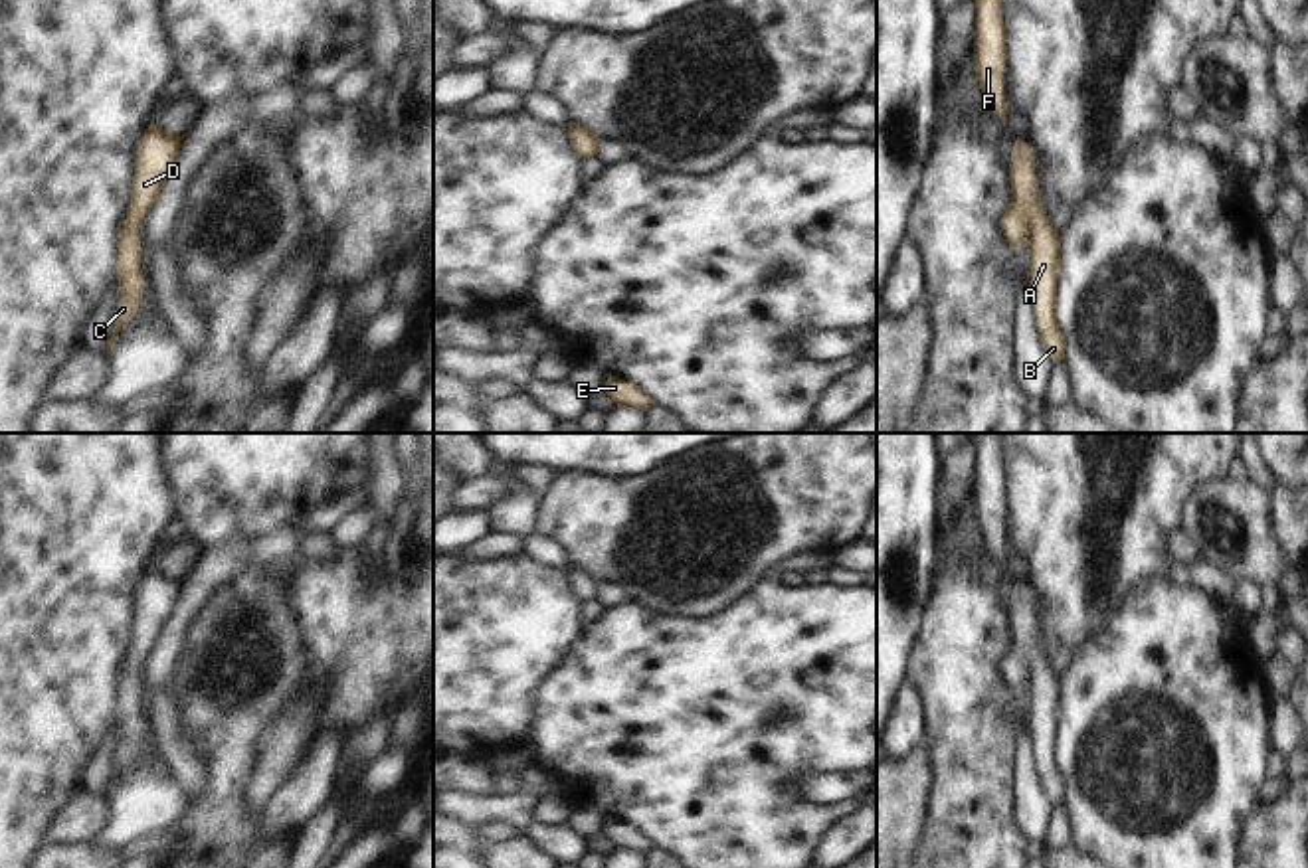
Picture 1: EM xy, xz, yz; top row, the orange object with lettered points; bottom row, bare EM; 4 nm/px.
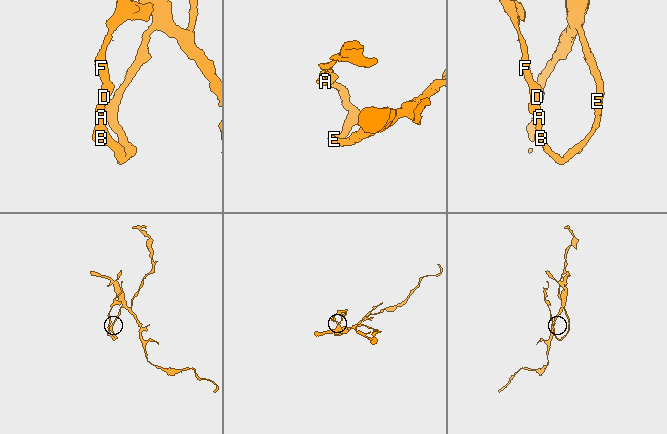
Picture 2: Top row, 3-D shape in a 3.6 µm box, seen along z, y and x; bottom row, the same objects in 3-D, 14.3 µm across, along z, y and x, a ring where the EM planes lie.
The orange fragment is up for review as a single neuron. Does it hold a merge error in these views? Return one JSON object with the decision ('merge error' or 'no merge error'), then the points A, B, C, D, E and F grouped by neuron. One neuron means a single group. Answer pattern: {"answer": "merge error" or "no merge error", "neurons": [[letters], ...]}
{"answer": "no merge error", "neurons": [["A", "B", "C", "D", "E", "F"]]}

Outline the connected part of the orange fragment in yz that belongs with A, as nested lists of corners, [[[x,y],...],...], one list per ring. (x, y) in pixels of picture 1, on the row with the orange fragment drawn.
[[[1019,136],[1013,138],[1009,164],[1013,188],[1011,204],[1001,217],[1001,231],[1013,251],[1031,247],[1031,297],[1041,346],[1053,364],[1065,362],[1065,338],[1057,326],[1057,281],[1061,275],[1061,235],[1053,229],[1043,206],[1037,202],[1039,178],[1035,152]]]

